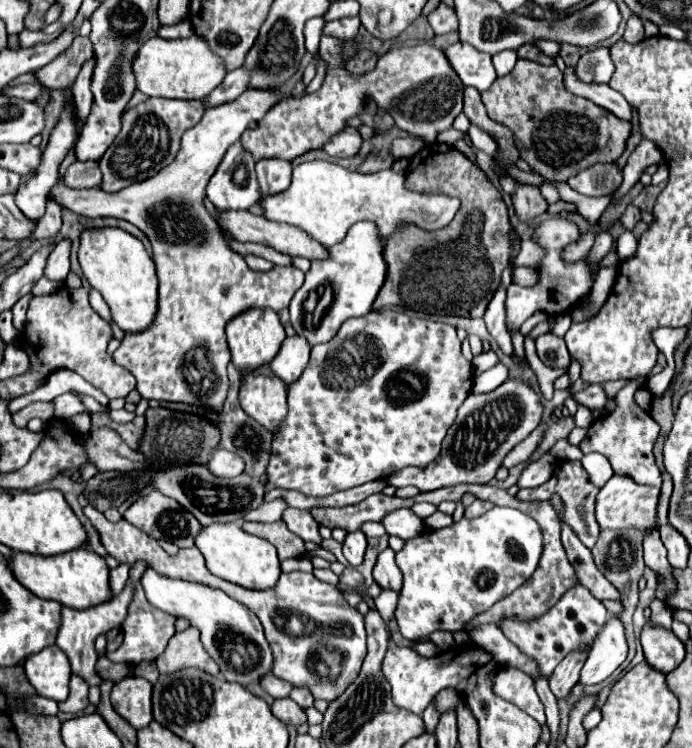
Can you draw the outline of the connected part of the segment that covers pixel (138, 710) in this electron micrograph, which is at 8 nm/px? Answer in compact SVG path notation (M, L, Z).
M126 677L112 689L112 707L134 729L142 729L152 721L152 685L142 677Z

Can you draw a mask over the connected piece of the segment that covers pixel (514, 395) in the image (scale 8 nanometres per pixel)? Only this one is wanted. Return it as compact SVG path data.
M508 379L490 393L470 393L460 405L458 417L442 441L440 457L434 463L428 463L424 469L408 467L390 475L386 481L394 487L414 485L420 491L432 491L456 483L488 483L496 475L506 453L538 427L540 417L540 397L522 381Z

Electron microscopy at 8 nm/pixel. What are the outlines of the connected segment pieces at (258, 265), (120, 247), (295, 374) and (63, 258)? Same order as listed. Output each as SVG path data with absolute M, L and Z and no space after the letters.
M248 255L248 257L244 257L244 259L246 259L248 267L250 267L250 269L254 269L254 271L270 271L270 269L274 267L274 263L270 263L270 261L262 259L262 257L254 257L254 255Z
M114 227L86 229L80 235L78 263L88 283L102 293L104 301L110 307L112 319L120 329L136 333L152 323L152 317L156 315L158 279L154 261L146 253L140 239Z
M300 335L286 337L284 345L280 347L280 353L270 363L270 369L286 385L292 385L306 369L308 357L310 357L310 345L308 341L304 341L304 337Z
M60 241L52 253L46 259L46 267L44 267L44 277L52 279L52 281L64 281L68 271L70 271L70 261L68 261L68 253L70 253L70 241Z

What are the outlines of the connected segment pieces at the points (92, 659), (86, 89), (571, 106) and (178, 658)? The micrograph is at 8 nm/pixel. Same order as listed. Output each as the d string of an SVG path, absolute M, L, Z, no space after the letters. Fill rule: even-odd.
M138 559L132 569L130 569L130 579L126 583L126 587L122 589L120 595L116 595L112 601L104 603L104 605L96 605L92 609L84 609L84 611L76 611L76 609L68 609L68 607L62 607L62 625L60 625L60 631L58 631L58 637L56 637L56 645L68 655L70 659L70 665L72 665L72 673L82 677L88 685L99 686L102 683L102 678L96 675L96 661L98 661L98 653L94 649L94 641L96 637L104 635L106 631L114 629L114 627L120 627L122 621L128 617L128 605L132 603L134 599L134 591L136 591L136 583L138 579L142 577L146 569L146 561Z
M88 59L78 77L76 77L76 83L72 87L72 93L74 93L74 105L76 105L76 113L78 113L78 125L82 127L84 123L84 117L88 117L90 113L90 105L92 105L92 91L90 91L90 83L92 83L92 73L94 73L94 65L96 65L96 59Z
M518 59L514 71L510 75L498 77L490 89L482 93L482 103L486 105L488 117L494 117L496 123L514 129L516 147L520 151L520 157L534 169L542 171L546 179L554 181L566 181L572 175L584 171L586 167L594 163L612 163L616 161L626 145L626 139L630 135L630 123L624 119L618 119L614 113L610 113L604 107L594 105L592 101L584 97L576 97L568 93L562 85L562 73L556 65L540 65L528 59Z
M192 627L184 629L182 633L174 633L164 653L156 659L156 665L160 673L176 673L180 669L196 667L214 677L220 675L216 661L212 661L212 657L200 645L200 633L196 633Z

